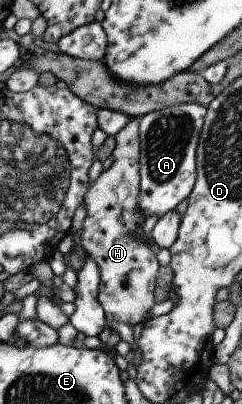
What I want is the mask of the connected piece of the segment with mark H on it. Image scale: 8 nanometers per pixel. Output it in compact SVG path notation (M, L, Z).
M131 118L131 121L114 137L117 141L113 151L113 165L103 171L99 177L89 185L89 190L83 201L86 207L87 217L83 222L80 240L81 247L85 249L87 256L95 261L99 267L99 294L98 299L105 311L107 322L123 321L134 326L144 323L147 313L153 309L155 302L155 288L157 275L160 269L157 257L148 247L151 240L143 230L145 217L139 211L140 187L140 159L139 159L139 121Z

